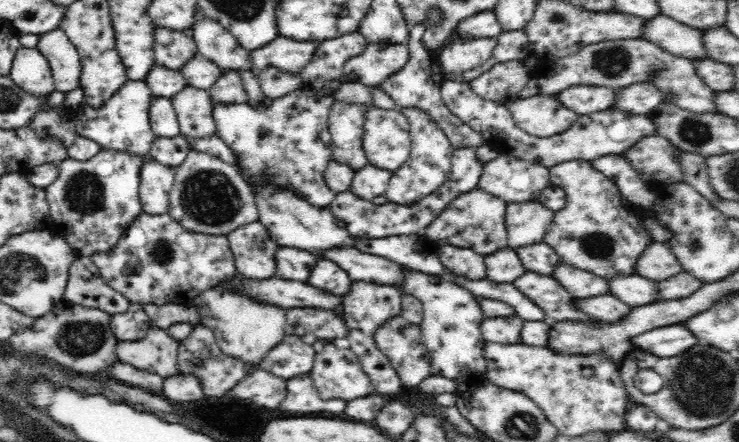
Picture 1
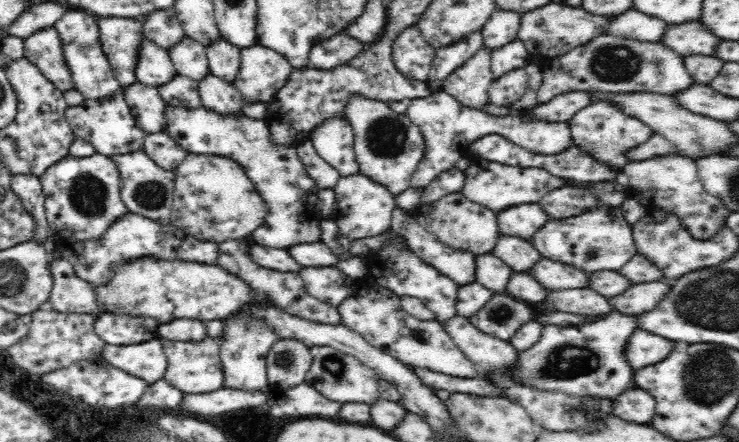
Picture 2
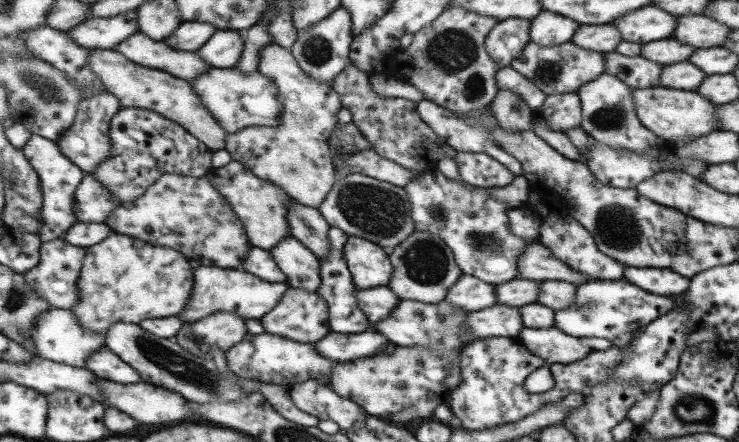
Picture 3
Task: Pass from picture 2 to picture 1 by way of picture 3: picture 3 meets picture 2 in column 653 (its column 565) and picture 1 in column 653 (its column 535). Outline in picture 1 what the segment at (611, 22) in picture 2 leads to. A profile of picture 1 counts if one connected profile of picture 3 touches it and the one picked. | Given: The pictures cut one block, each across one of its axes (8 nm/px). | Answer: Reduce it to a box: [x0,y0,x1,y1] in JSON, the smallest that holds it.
[642,14,706,60]

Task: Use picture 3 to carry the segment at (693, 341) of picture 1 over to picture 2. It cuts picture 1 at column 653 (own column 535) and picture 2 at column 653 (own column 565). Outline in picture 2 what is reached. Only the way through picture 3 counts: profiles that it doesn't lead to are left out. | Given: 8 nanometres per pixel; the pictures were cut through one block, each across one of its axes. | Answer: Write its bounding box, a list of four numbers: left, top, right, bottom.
[626,330,676,370]

